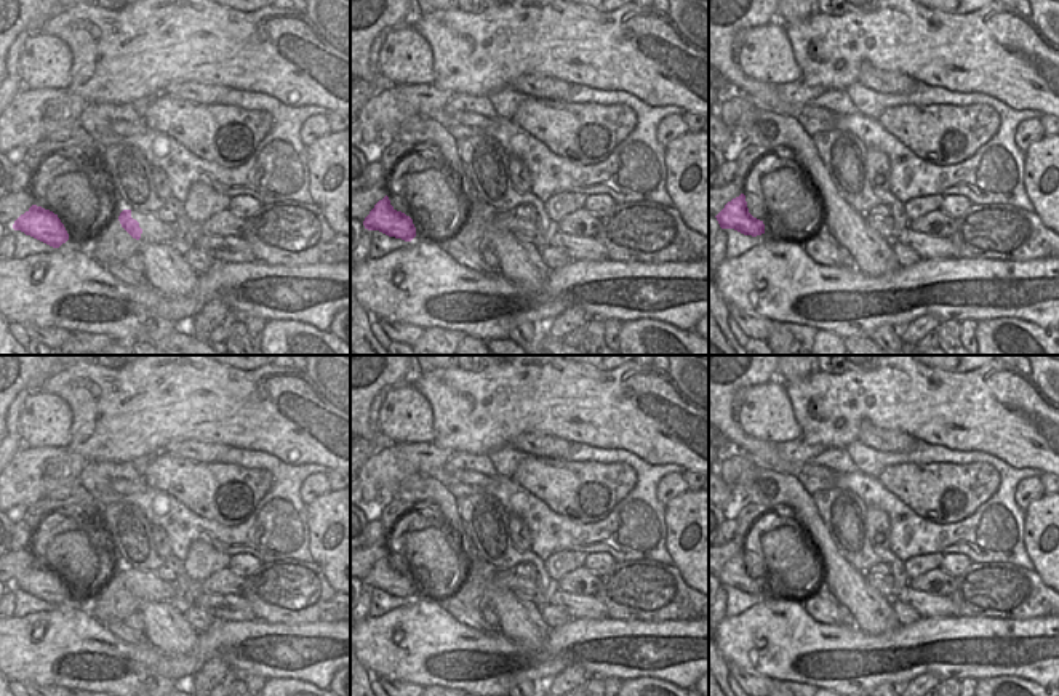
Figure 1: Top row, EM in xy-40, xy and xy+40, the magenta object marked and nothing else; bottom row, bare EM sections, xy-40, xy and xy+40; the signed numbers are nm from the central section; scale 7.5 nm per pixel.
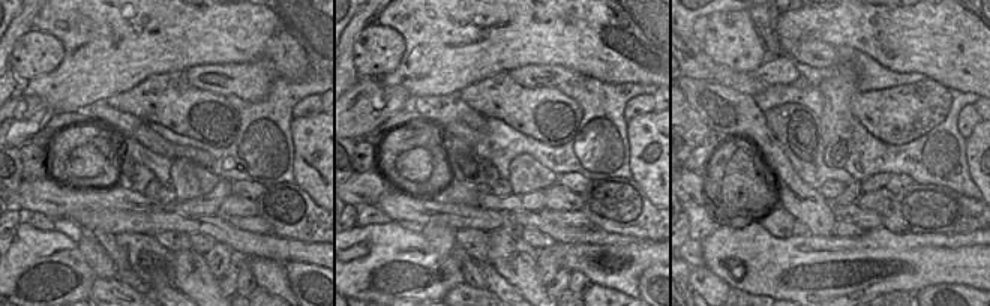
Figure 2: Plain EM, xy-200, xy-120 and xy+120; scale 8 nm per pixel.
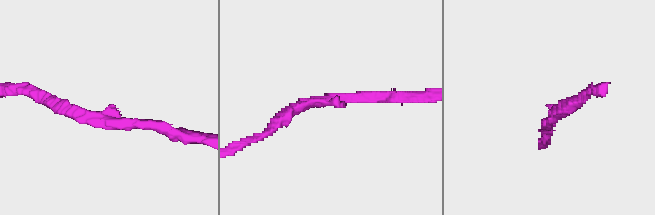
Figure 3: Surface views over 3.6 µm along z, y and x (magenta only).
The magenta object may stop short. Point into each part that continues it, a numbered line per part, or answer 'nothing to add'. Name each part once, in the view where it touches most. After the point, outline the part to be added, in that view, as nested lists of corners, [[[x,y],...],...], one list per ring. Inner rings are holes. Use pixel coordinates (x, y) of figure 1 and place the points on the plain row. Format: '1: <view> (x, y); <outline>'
nothing to add

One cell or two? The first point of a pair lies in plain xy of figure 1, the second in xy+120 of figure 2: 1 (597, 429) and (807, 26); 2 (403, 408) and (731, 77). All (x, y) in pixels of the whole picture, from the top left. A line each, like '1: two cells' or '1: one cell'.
1: one cell
2: two cells

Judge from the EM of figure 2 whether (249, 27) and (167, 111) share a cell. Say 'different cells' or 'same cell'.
different cells

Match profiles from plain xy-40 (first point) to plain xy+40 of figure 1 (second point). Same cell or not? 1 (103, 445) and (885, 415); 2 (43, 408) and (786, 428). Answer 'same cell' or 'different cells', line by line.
1: same cell
2: same cell

